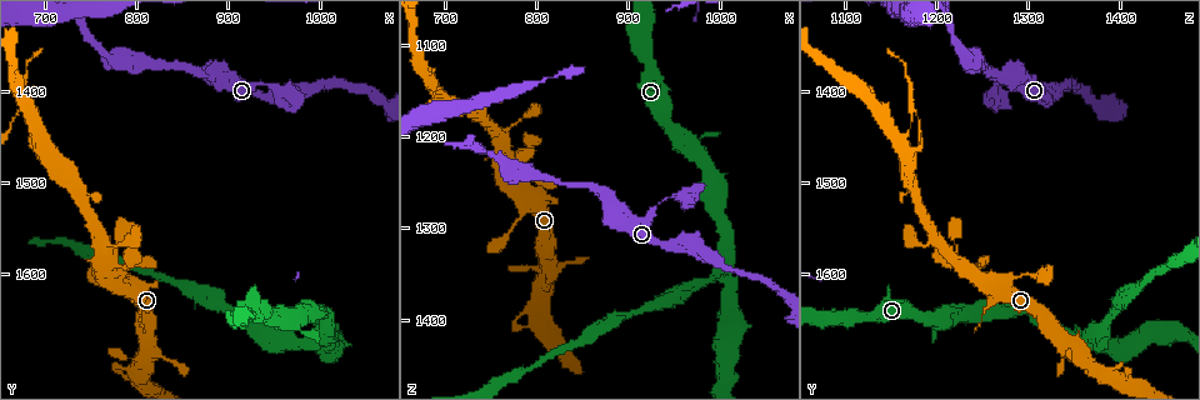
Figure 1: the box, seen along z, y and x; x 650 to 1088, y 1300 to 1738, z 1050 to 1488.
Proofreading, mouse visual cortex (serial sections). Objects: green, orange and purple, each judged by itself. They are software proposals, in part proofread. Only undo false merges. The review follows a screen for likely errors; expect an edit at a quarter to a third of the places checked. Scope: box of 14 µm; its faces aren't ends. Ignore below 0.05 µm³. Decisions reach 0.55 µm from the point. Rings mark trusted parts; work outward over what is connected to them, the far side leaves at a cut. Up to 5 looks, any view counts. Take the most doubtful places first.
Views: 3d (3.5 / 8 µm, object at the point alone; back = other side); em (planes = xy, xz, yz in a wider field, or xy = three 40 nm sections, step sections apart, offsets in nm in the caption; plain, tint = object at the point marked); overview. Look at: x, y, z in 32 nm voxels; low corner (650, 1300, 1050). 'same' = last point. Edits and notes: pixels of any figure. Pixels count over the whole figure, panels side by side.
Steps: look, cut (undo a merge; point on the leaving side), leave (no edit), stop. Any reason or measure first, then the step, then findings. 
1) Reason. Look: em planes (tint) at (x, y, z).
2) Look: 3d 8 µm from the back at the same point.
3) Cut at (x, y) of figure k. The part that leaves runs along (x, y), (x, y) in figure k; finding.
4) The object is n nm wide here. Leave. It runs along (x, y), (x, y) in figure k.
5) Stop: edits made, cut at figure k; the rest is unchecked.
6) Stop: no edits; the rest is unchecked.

Abrupt turn. Look: 3d 3.5 µm from the back at (955, 1400, 1265).

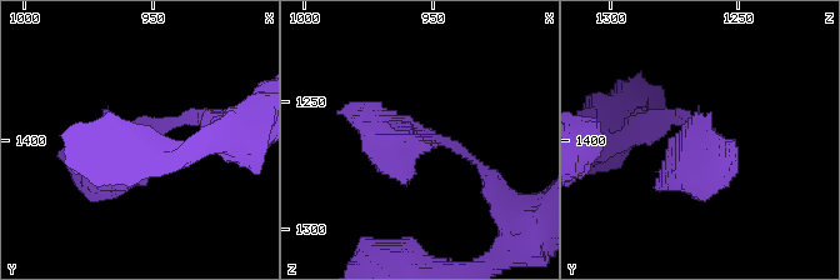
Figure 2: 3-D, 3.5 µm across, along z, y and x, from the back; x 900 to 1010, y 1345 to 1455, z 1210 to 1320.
Need the tissue. Look: em xy step 5 (tint) at (956, 1397, 1262).

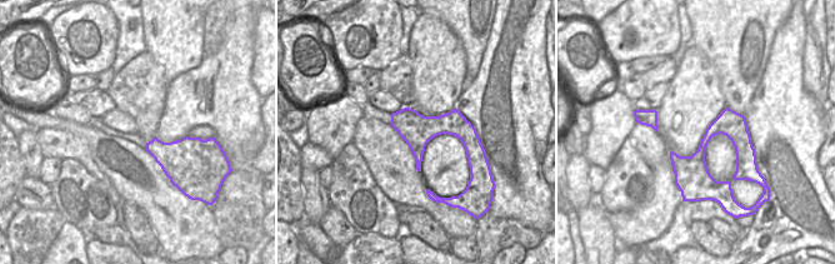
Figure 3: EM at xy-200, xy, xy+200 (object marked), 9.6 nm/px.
Leave. It runs along (741, 119), (719, 125), (678, 178) in figure 3; continuous, no second cell.

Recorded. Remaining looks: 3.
Thin neck. Look: 3d 3.5 µm at (1000, 1670, 1345).

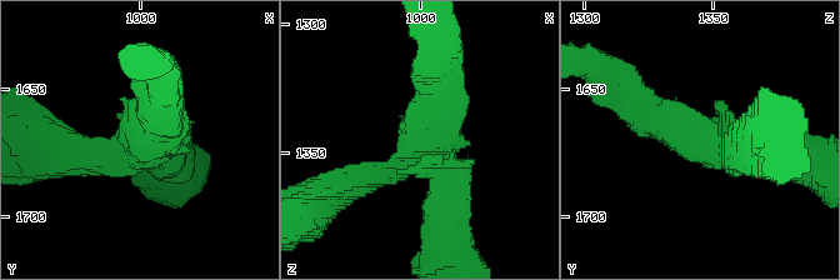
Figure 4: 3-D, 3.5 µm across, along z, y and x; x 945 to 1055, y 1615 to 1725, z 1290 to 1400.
Shape alone is not enough. Look: em xy step 3 (tint) at (1001, 1673, 1347).

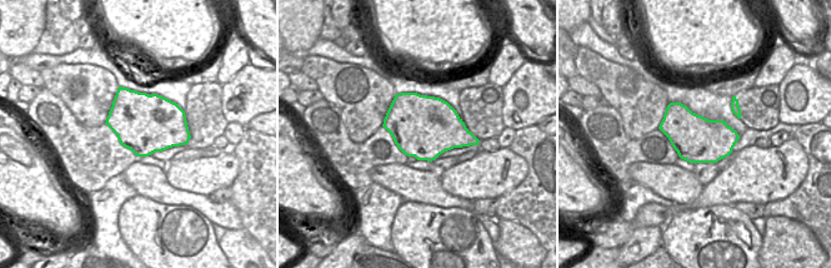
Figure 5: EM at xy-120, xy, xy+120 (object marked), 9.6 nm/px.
Cut at (46, 136) of figure 4. The part that leaves runs along (121, 154), (118, 158), (33, 158) in figure 4; two cells meet here.

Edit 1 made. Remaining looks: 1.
Stop: edits made, cut at figure 4; the rest is unchecked.

